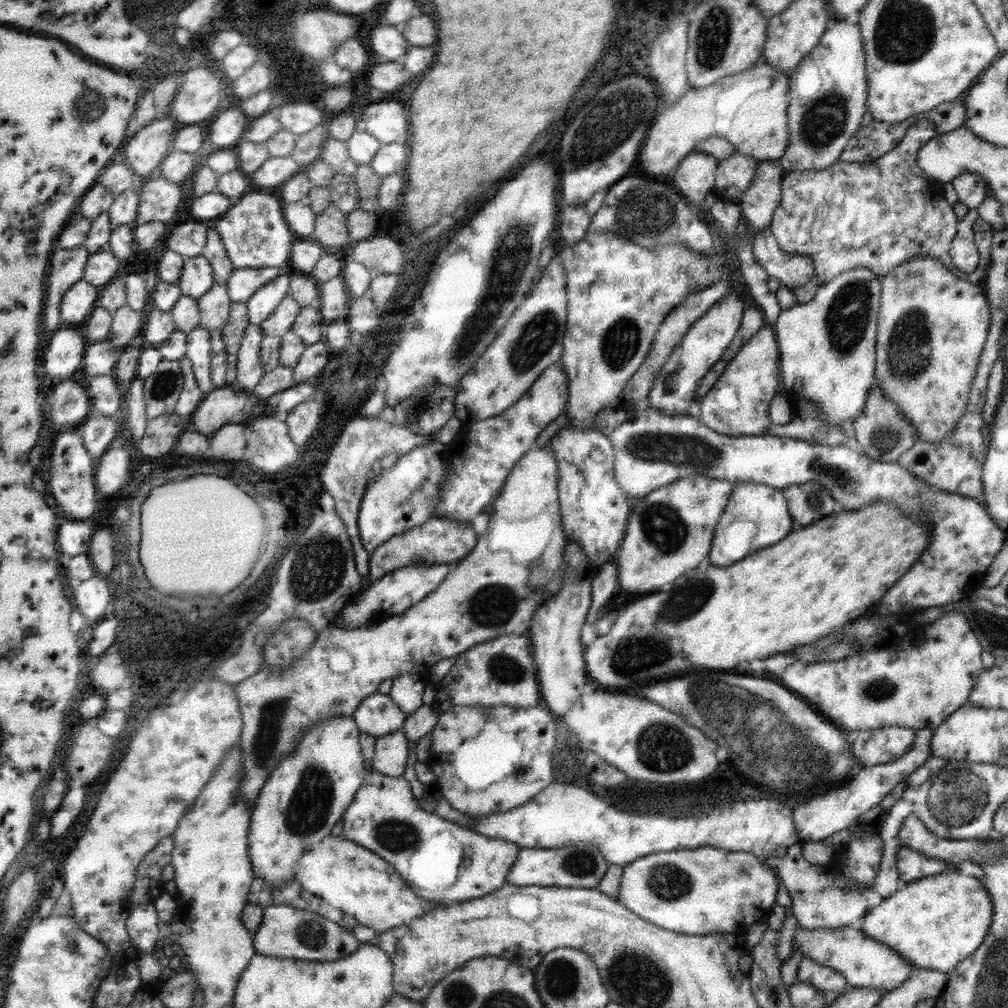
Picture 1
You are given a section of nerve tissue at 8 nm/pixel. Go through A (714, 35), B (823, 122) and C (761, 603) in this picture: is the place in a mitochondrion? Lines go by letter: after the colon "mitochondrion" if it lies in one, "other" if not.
A: mitochondrion
B: mitochondrion
C: other

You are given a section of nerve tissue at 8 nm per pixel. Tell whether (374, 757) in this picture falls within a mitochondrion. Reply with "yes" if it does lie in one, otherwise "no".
no

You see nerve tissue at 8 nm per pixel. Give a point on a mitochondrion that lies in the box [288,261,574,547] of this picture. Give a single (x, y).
(539, 335)

